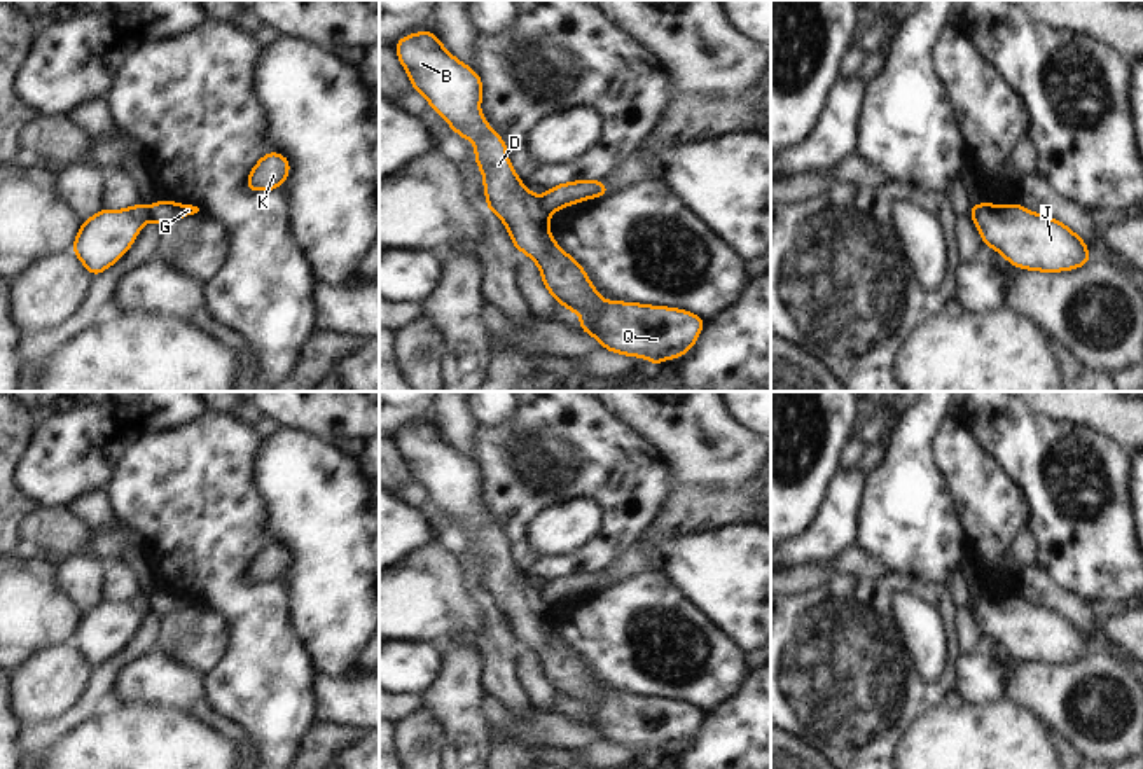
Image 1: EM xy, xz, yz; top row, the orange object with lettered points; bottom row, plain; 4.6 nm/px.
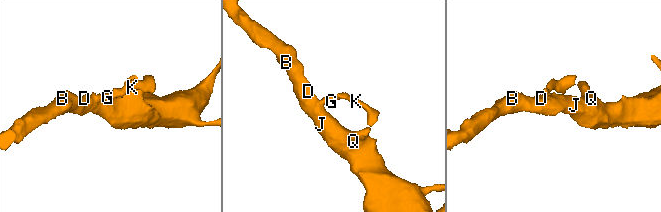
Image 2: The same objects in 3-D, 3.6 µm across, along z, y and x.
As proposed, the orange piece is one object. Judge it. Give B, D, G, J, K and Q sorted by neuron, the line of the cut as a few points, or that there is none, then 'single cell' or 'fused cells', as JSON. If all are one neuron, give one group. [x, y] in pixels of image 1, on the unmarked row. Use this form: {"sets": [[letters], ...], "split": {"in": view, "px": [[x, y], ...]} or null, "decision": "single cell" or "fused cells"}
{"sets": [["B", "D", "J", "Q"], ["G", "K"]], "split": {"in": "xz", "px": [[539, 589], [539, 596], [547, 605]]}, "decision": "fused cells"}

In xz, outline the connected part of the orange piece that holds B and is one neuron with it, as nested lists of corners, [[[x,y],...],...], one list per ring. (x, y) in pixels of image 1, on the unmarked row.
[[[430,421],[402,428],[393,440],[409,467],[412,481],[428,491],[430,500],[444,509],[454,524],[475,533],[475,556],[482,561],[488,603],[503,612],[516,641],[524,643],[538,655],[542,673],[556,694],[565,696],[570,704],[578,703],[582,706],[580,722],[594,727],[608,743],[647,748],[650,759],[668,750],[678,750],[694,739],[699,724],[706,717],[704,710],[666,697],[601,692],[584,659],[558,638],[547,619],[549,605],[538,598],[540,589],[519,573],[507,549],[507,535],[495,521],[488,523],[489,514],[479,503],[482,472],[477,463],[451,447]]]

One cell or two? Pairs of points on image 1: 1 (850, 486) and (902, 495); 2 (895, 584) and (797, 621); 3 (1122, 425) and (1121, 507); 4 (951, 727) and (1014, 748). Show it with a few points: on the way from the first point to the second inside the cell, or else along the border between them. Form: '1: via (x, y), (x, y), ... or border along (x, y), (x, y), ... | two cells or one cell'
1: border along (869, 476), (864, 486), (860, 523), (855, 528) | two cells
2: via (871, 591), (841, 621), (822, 621) | one cell
3: border along (1084, 429), (1103, 432), (1124, 448) | two cells
4: via (967, 743), (972, 748), (998, 748) | one cell

